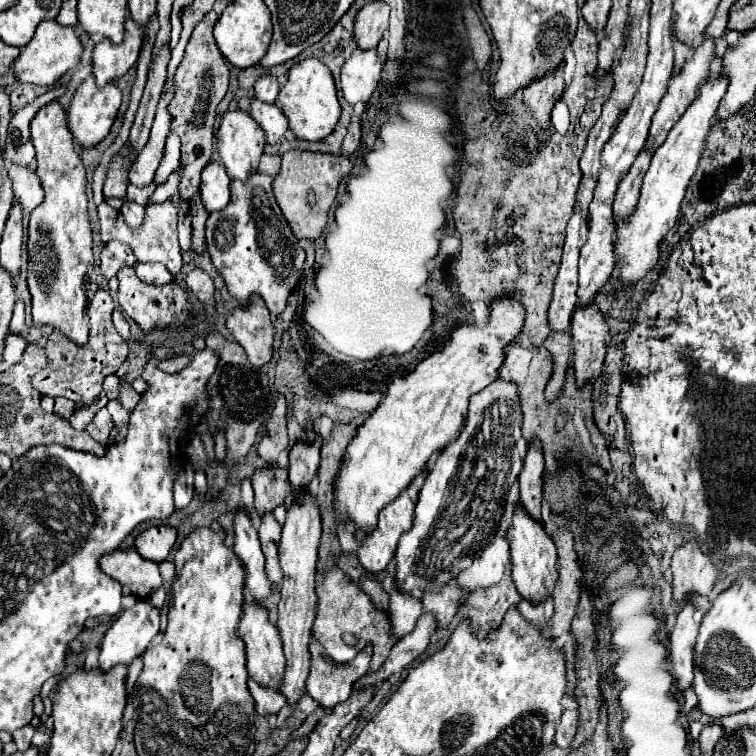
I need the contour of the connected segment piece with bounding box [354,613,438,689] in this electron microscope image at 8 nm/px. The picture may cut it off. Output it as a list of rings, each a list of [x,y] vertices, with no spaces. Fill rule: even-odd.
[[[422,613],[422,615],[418,617],[418,621],[416,621],[414,631],[408,633],[408,635],[404,635],[404,637],[392,647],[392,651],[390,651],[390,655],[386,657],[384,665],[382,665],[376,673],[370,673],[370,675],[364,675],[362,679],[358,679],[354,687],[356,687],[356,689],[362,689],[362,687],[366,687],[366,685],[380,685],[380,683],[386,681],[392,673],[404,671],[416,657],[420,657],[420,655],[428,649],[432,637],[434,637],[434,633],[436,633],[436,629],[438,629],[438,619],[434,617],[434,613]]]

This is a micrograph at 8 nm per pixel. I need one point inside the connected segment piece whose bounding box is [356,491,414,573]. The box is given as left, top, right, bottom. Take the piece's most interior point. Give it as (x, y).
(377, 548)

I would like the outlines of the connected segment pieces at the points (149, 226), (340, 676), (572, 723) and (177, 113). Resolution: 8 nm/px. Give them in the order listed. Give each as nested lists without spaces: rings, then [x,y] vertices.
[[[164,201],[148,207],[144,215],[144,223],[142,227],[138,227],[138,231],[134,231],[132,227],[126,227],[126,235],[102,235],[102,243],[106,245],[114,239],[120,243],[126,243],[134,251],[134,257],[138,261],[158,261],[164,267],[168,267],[168,271],[176,277],[182,271],[182,251],[178,245],[176,225],[178,225],[178,205],[172,201]]]
[[[310,643],[310,675],[306,681],[306,693],[320,707],[334,707],[348,699],[352,685],[358,677],[362,677],[370,667],[370,651],[368,645],[346,665],[336,665],[332,659],[324,657],[324,649],[320,643]]]
[[[572,709],[572,711],[564,711],[562,717],[560,717],[560,723],[556,727],[556,735],[554,735],[554,743],[560,747],[560,749],[568,749],[574,735],[576,735],[576,723],[578,723],[578,711]]]
[[[208,11],[200,23],[196,23],[192,37],[186,45],[186,53],[182,63],[174,73],[174,97],[168,105],[170,115],[170,133],[180,137],[180,161],[182,161],[182,177],[180,177],[180,199],[188,201],[198,193],[200,187],[200,171],[212,157],[212,137],[214,137],[214,121],[216,121],[216,105],[222,101],[228,89],[228,65],[220,49],[216,47],[212,29],[218,15]]]

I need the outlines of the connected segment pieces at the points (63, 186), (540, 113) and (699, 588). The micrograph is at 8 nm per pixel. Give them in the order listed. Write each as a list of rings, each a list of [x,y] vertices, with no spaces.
[[[48,103],[42,107],[34,121],[32,121],[32,143],[36,147],[36,161],[38,161],[38,177],[44,189],[44,201],[30,213],[28,221],[28,291],[32,295],[32,319],[42,325],[56,327],[62,335],[70,341],[84,345],[88,339],[88,319],[86,319],[86,291],[84,279],[92,265],[92,231],[88,221],[88,197],[86,197],[86,171],[84,165],[72,145],[72,135],[66,125],[66,113],[62,111],[60,103]]]
[[[560,65],[552,75],[546,75],[534,83],[530,83],[522,91],[522,103],[534,113],[534,119],[538,121],[538,127],[548,129],[550,127],[550,113],[554,103],[560,99],[564,89],[564,65]]]
[[[686,543],[672,555],[672,595],[676,603],[682,603],[688,595],[708,595],[722,577],[714,563],[700,551],[696,543]]]

